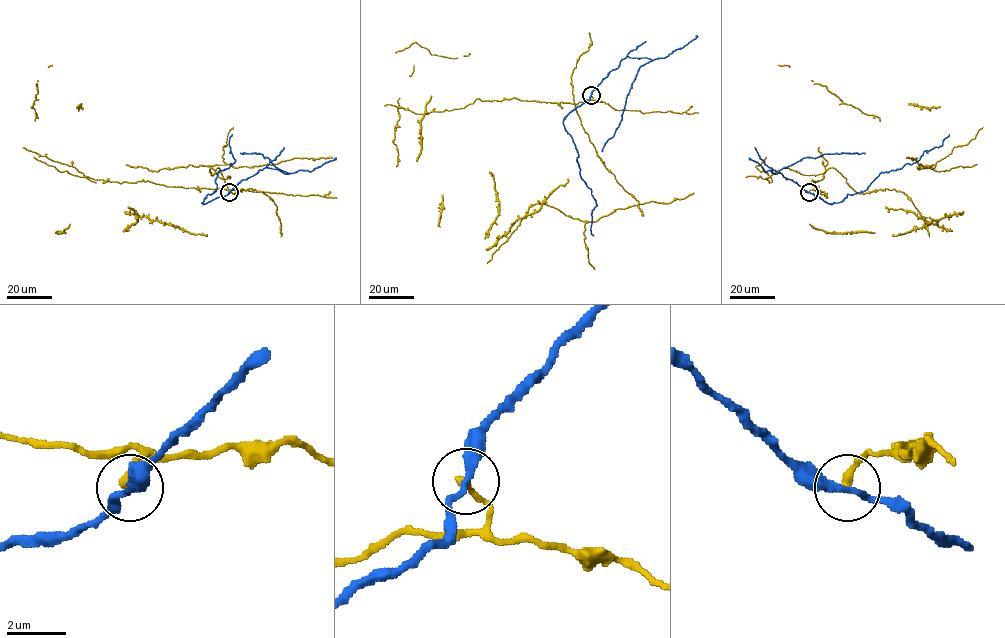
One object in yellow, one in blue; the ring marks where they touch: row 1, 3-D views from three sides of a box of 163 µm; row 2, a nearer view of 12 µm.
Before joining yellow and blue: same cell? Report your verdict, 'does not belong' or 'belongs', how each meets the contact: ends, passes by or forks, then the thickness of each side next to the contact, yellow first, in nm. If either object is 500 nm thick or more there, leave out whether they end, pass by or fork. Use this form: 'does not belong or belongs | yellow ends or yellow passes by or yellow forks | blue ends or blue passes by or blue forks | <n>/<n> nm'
does not belong | yellow ends | blue passes by | 280/280 nm

